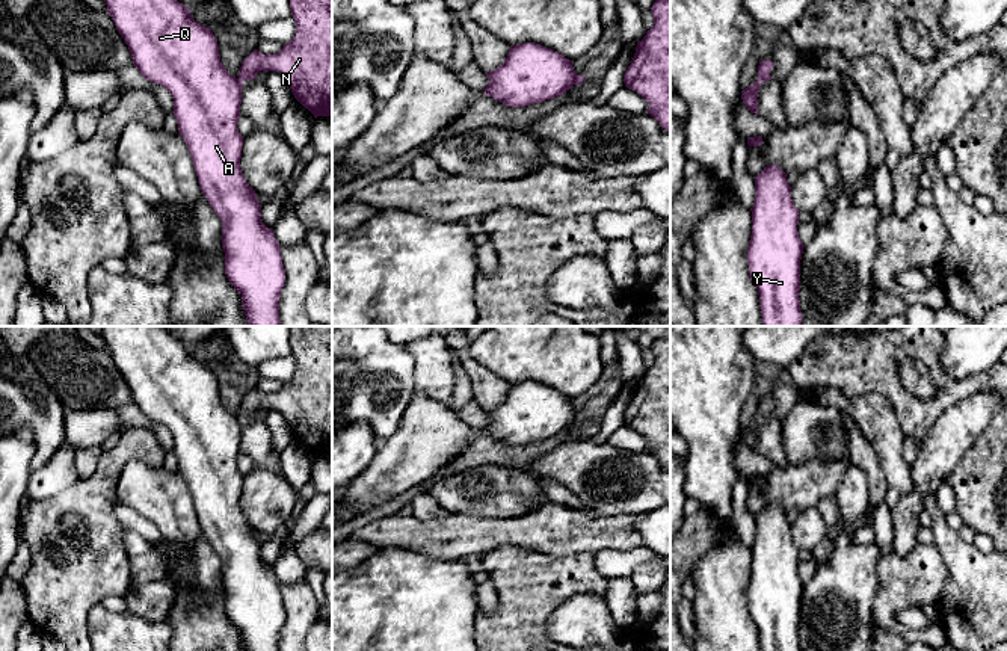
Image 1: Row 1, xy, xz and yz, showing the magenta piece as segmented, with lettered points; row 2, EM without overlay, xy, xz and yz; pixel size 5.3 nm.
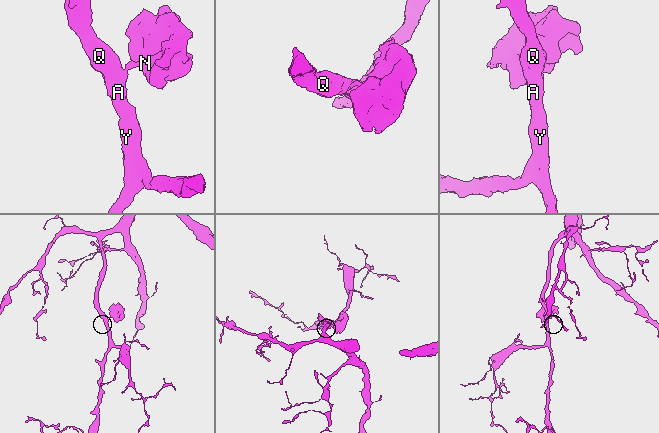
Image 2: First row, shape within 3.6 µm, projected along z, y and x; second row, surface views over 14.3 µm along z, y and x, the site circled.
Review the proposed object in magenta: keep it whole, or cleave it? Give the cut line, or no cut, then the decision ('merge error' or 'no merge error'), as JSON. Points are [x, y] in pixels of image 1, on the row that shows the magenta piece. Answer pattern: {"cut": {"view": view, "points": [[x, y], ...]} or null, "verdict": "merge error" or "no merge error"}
{"cut": {"view": "xy", "points": [[237, 79], [242, 82]]}, "verdict": "merge error"}

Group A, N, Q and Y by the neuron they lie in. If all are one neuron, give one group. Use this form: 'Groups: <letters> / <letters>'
Groups: A Q Y / N

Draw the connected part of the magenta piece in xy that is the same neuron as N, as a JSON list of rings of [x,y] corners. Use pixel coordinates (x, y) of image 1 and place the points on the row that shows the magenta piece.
[[[290,0],[290,8],[296,21],[294,38],[278,54],[263,54],[255,50],[246,56],[239,80],[252,80],[260,71],[276,71],[284,77],[294,98],[314,118],[332,116],[332,0]]]

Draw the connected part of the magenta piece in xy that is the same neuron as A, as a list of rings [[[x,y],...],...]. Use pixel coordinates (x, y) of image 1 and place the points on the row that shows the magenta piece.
[[[104,0],[119,35],[133,57],[133,65],[140,74],[163,88],[174,100],[172,113],[177,118],[178,133],[183,136],[198,183],[214,213],[222,221],[222,248],[225,252],[225,273],[228,281],[242,295],[242,307],[248,326],[281,326],[279,299],[285,284],[285,269],[281,257],[281,245],[273,230],[261,221],[261,205],[255,190],[246,183],[240,169],[243,136],[237,130],[242,104],[243,82],[233,77],[220,62],[217,39],[210,27],[196,23],[190,9],[178,0]]]

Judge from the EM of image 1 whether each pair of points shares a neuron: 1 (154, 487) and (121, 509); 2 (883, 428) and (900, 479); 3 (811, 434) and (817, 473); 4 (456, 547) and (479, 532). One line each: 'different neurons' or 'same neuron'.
1: different neurons
2: same neuron
3: different neurons
4: same neuron

